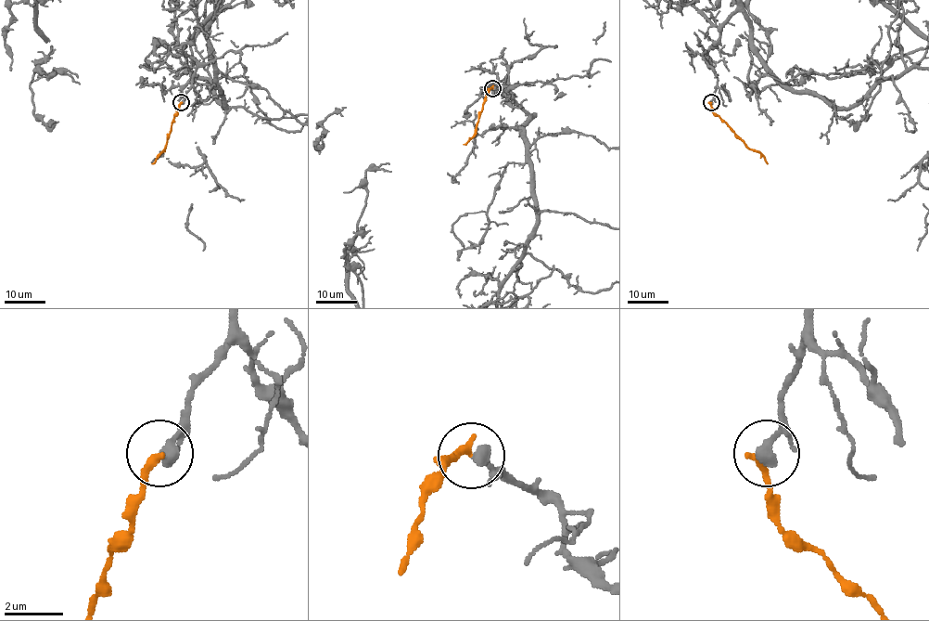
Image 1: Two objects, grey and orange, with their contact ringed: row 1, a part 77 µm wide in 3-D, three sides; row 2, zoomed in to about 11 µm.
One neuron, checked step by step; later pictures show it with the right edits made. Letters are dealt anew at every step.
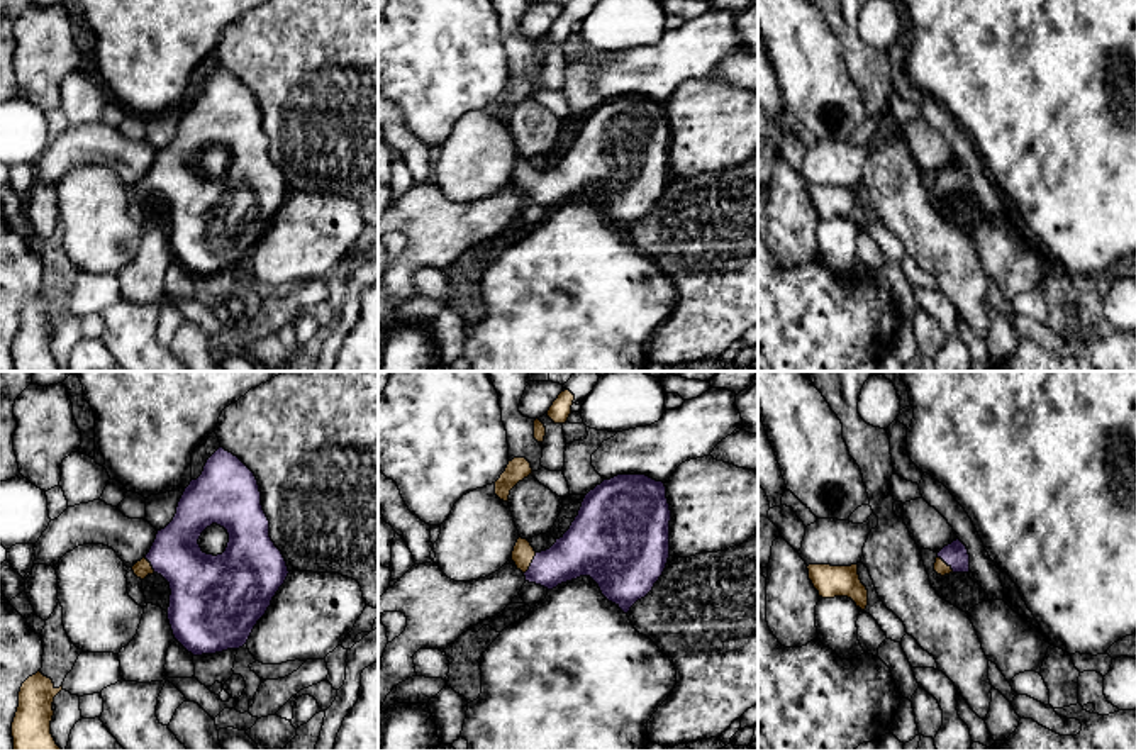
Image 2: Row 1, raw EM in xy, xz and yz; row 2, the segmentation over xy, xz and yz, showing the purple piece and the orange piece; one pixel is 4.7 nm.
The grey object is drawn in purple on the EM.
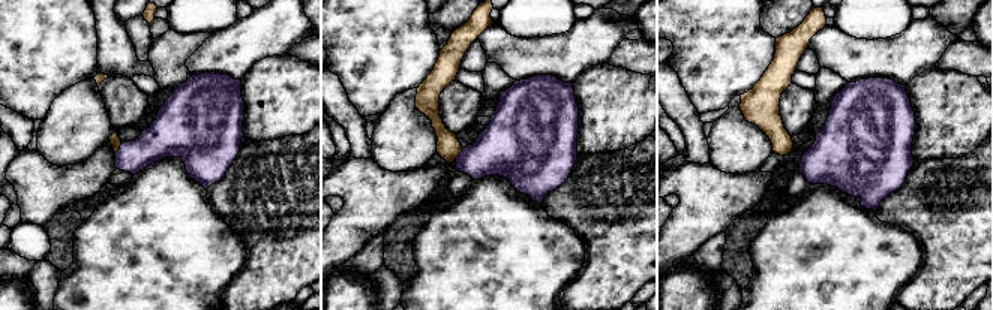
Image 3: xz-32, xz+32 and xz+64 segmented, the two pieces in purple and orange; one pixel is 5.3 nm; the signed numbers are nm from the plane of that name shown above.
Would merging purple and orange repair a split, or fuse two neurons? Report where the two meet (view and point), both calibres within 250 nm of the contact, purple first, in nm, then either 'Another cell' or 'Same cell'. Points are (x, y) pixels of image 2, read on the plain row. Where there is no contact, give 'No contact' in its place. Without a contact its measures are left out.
Touches purple at xz (531, 183). Thickness 240 nm (purple) against 110 nm. Same cell

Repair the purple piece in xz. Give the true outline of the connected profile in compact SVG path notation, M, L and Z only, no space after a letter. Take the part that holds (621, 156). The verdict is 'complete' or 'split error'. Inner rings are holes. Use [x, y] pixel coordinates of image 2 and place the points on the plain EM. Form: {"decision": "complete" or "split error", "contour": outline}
{"decision": "split error", "contour": "M617 95L585 115L570 149L549 170L536 173L527 159L519 158L512 181L524 193L526 202L548 210L580 197L590 197L602 215L627 234L653 210L666 188L670 141L671 131L663 102L646 95Z"}

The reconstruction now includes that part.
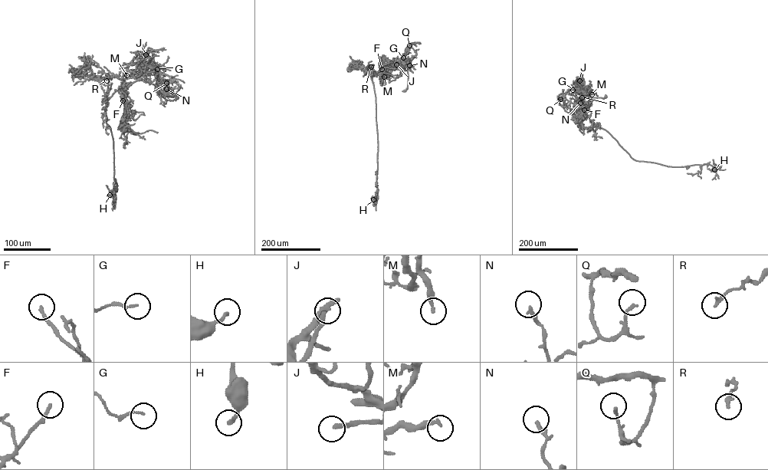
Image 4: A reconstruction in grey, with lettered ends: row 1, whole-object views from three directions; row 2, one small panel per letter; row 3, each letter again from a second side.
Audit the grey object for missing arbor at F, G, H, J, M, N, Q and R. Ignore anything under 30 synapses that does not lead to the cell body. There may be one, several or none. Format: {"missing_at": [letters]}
{"missing_at": ["F", "J"]}

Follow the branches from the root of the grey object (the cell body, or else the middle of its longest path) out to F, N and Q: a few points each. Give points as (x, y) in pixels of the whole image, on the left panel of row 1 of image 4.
F: (159, 79), (165, 80), (163, 79), (155, 84), (144, 80), (133, 81), (123, 90), (125, 102), (123, 100)
N: (159, 79), (165, 80), (163, 79), (155, 87), (160, 91), (167, 92), (166, 89)
Q: (159, 79), (165, 80), (163, 79), (155, 85), (159, 90), (158, 94), (161, 83), (166, 83)

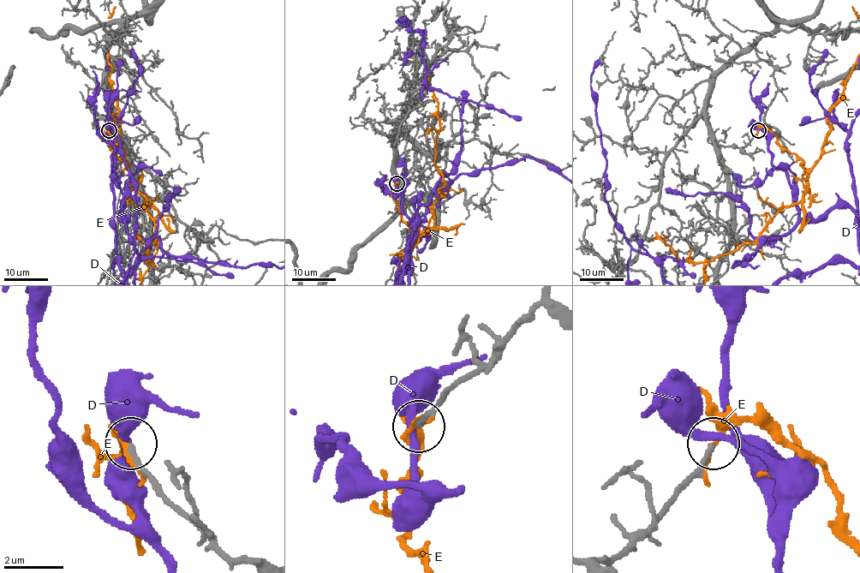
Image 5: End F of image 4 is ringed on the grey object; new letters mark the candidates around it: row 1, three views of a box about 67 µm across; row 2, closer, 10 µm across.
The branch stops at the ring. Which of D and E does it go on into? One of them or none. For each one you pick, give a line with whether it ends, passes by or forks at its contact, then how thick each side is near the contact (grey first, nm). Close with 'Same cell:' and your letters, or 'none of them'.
Same cell: none of them

